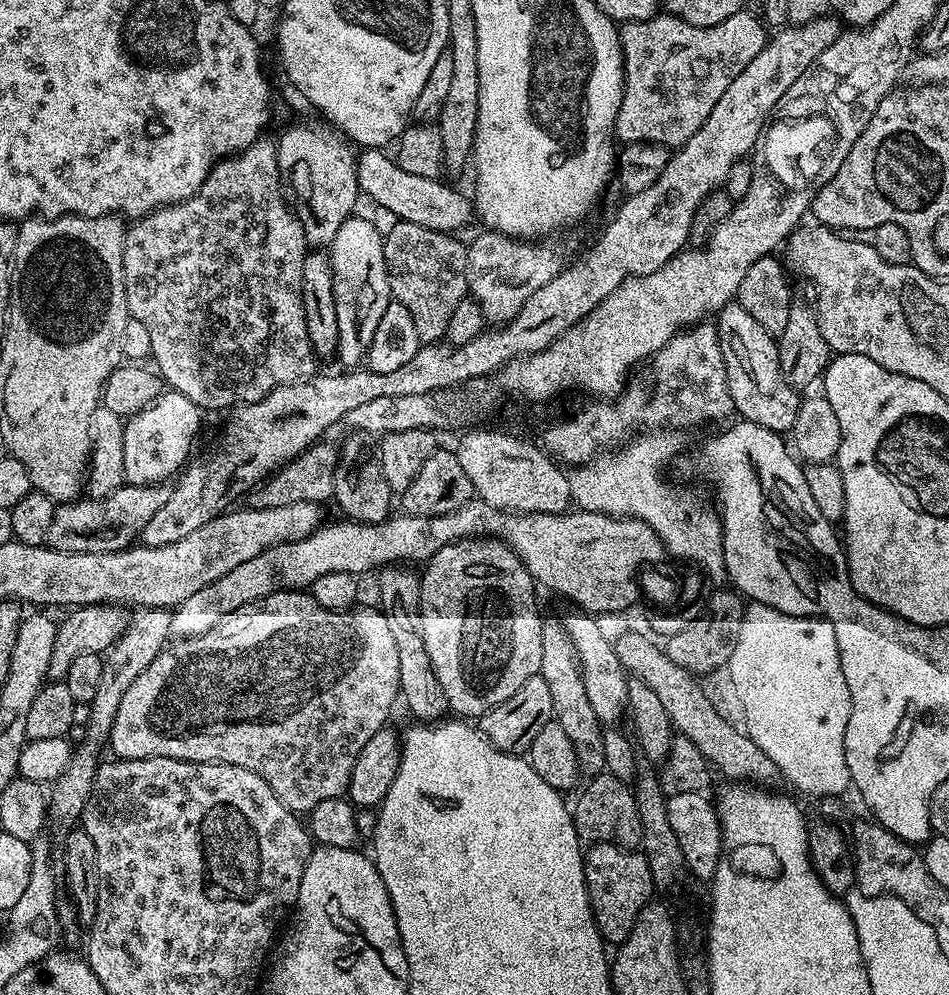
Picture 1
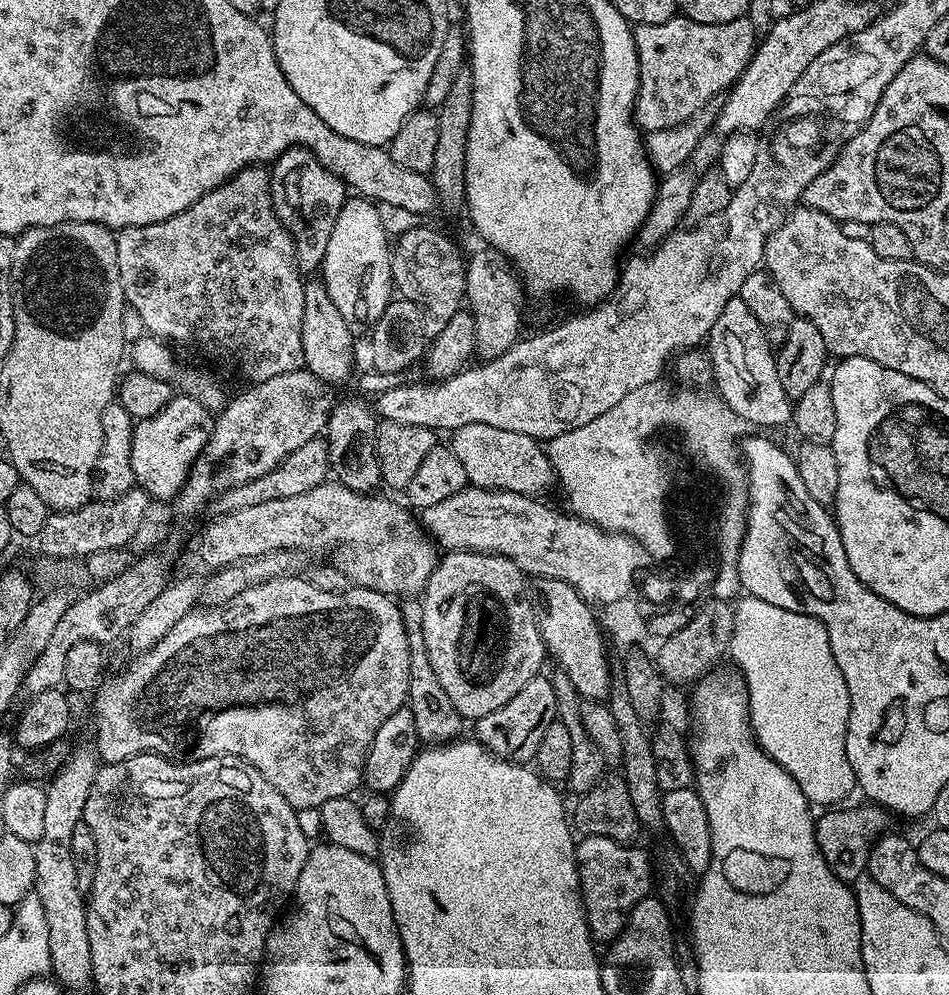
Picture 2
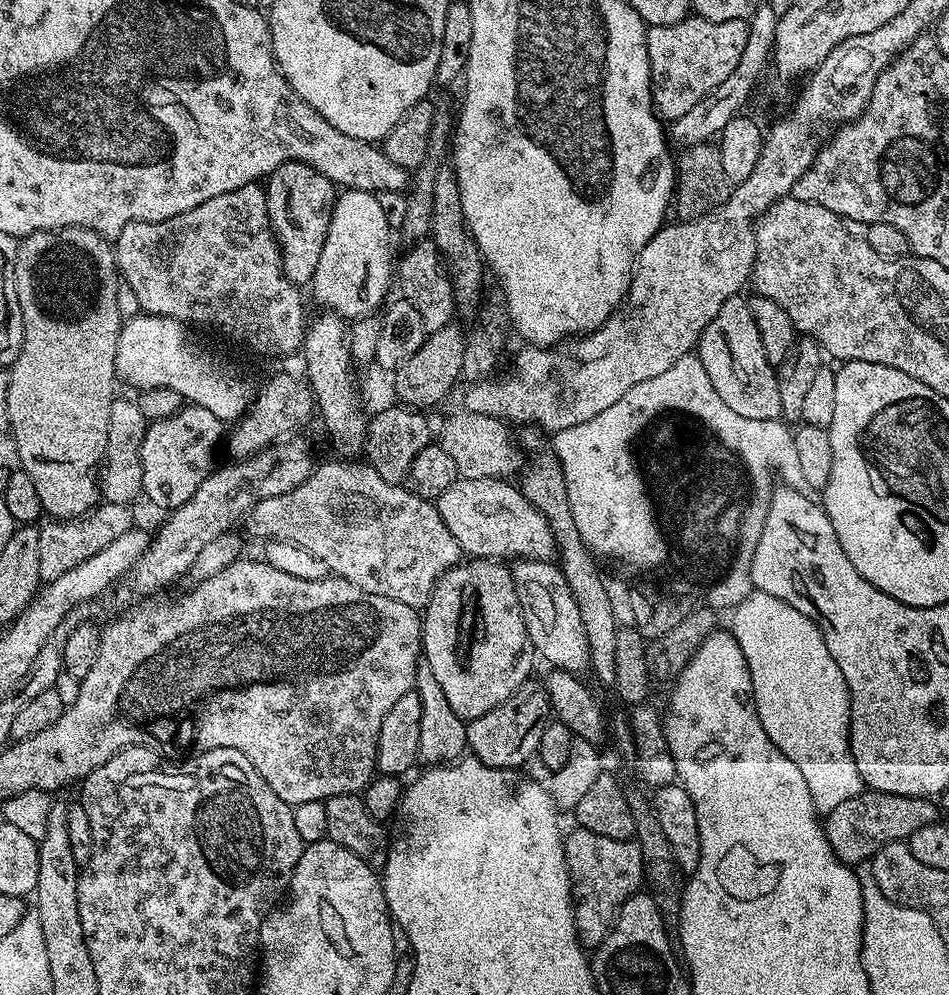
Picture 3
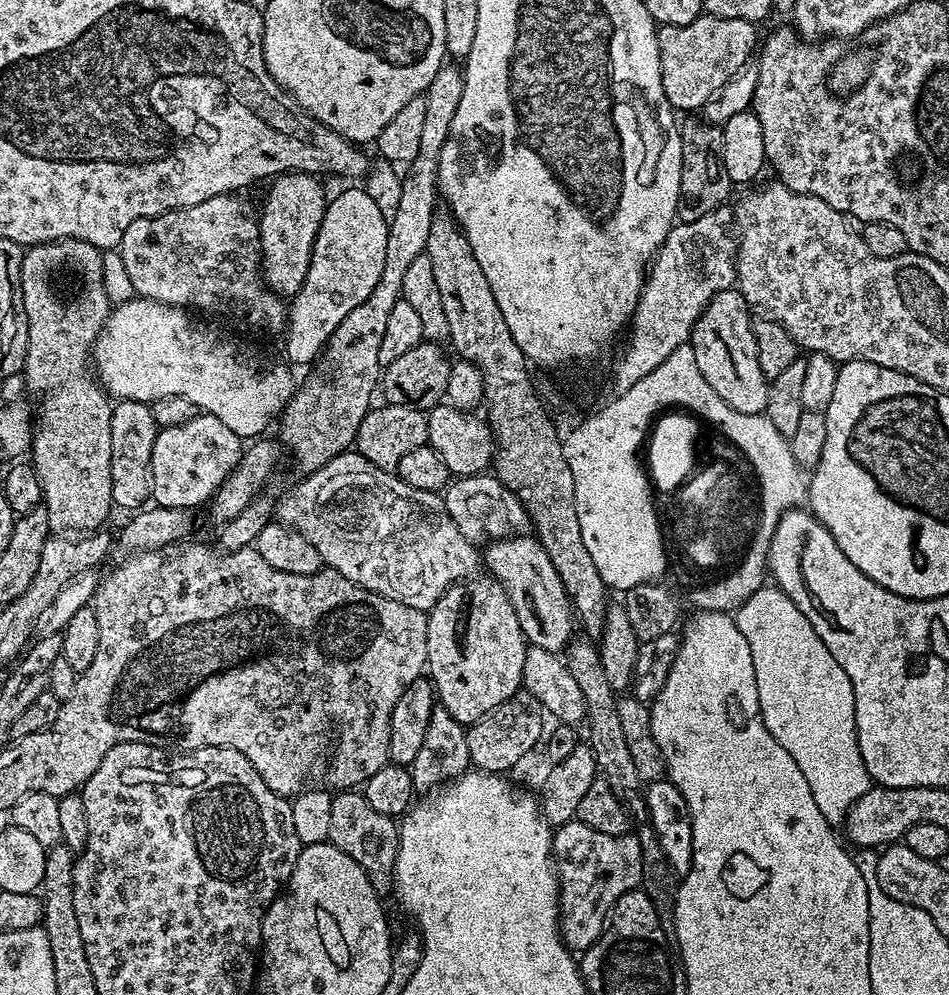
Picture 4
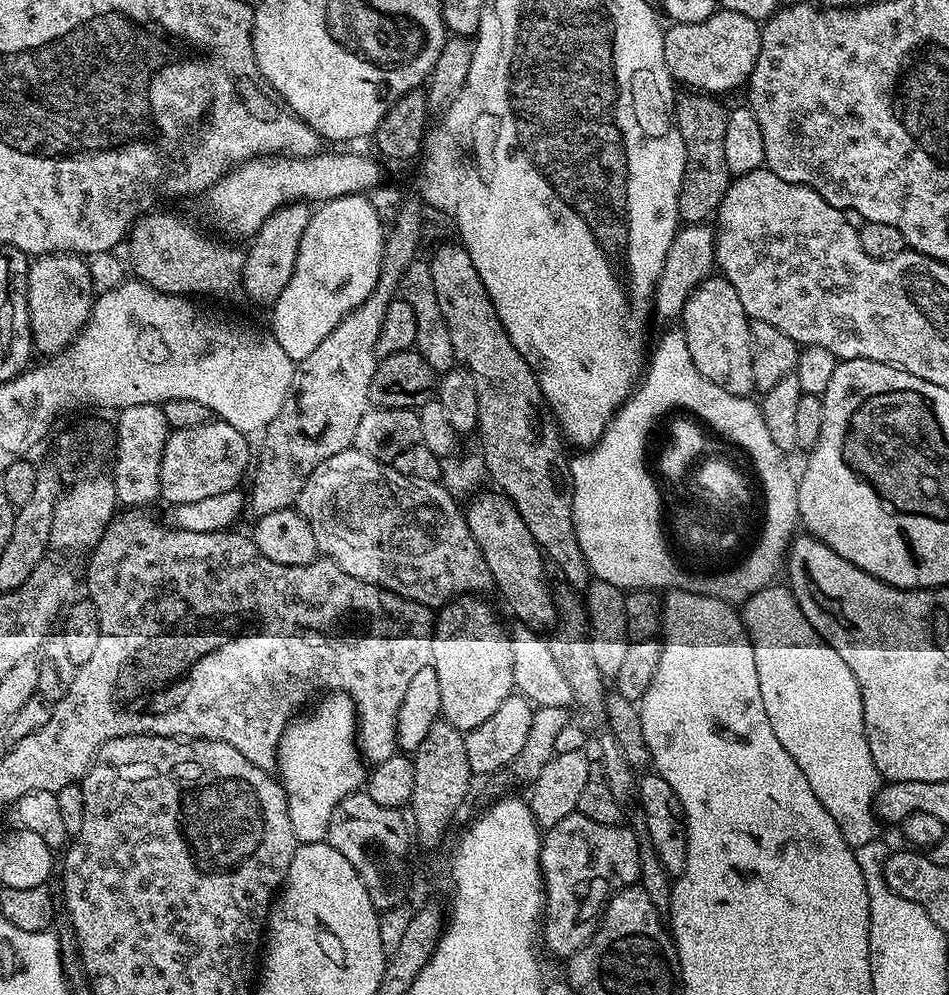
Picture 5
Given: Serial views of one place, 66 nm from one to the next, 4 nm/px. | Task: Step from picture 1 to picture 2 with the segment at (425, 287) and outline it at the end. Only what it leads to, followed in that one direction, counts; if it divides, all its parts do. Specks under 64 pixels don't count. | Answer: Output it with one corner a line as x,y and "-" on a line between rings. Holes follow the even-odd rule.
408,228
400,237
395,237
394,247
391,249
392,257
392,282
395,291
401,297
414,302
422,310
422,326
425,337
431,338
442,334
446,330
446,322
454,318
454,314
461,311
465,303
464,273
466,271
466,260
456,249
456,244
448,236
435,232
432,228

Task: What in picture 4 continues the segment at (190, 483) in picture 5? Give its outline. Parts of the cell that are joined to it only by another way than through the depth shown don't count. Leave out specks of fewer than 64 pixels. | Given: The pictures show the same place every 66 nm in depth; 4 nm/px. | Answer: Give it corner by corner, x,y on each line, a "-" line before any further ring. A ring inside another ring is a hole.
197,414
182,426
161,428
154,438
154,454
150,454
152,500
161,508
191,508
207,505
212,496
230,478
238,466
245,445
222,418

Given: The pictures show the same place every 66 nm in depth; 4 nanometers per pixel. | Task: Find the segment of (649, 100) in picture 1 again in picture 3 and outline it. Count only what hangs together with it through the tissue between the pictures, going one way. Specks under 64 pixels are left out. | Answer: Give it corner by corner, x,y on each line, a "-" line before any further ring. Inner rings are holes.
695,14
670,26
649,27
646,54
650,58
652,107
657,116
668,122
682,118
682,114
702,102
718,82
726,82
742,59
742,50
746,50
747,33
746,20
710,22

